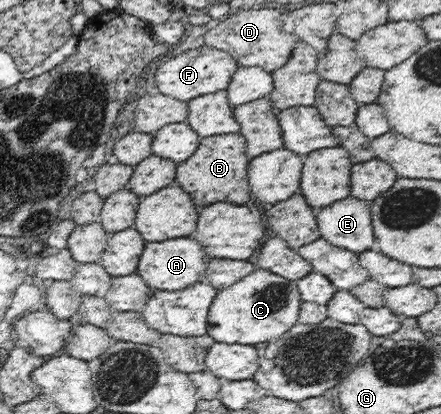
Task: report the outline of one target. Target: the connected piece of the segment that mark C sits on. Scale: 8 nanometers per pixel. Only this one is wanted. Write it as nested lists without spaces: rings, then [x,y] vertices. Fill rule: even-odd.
[[[255,267],[247,277],[231,287],[218,290],[209,307],[207,334],[224,344],[255,346],[265,341],[274,342],[298,323],[302,302],[296,280]]]

